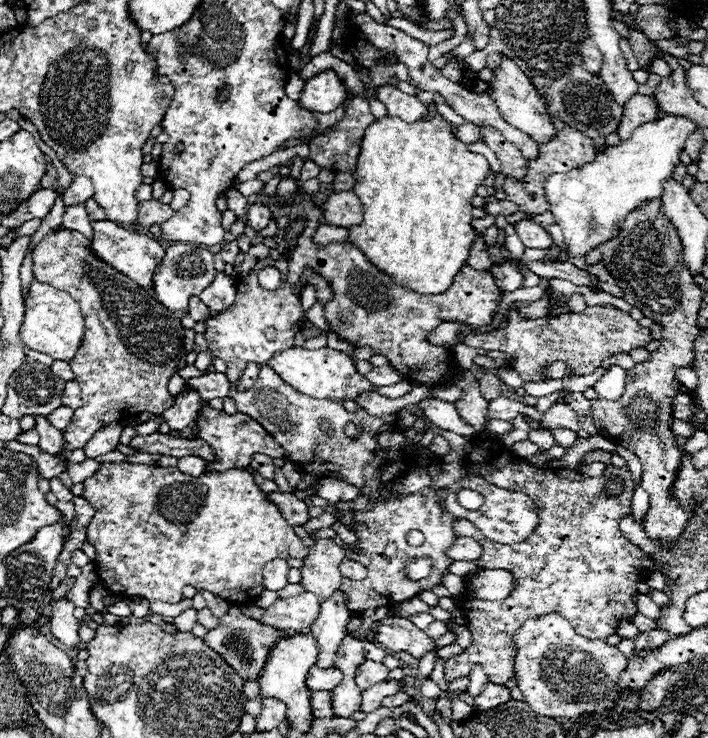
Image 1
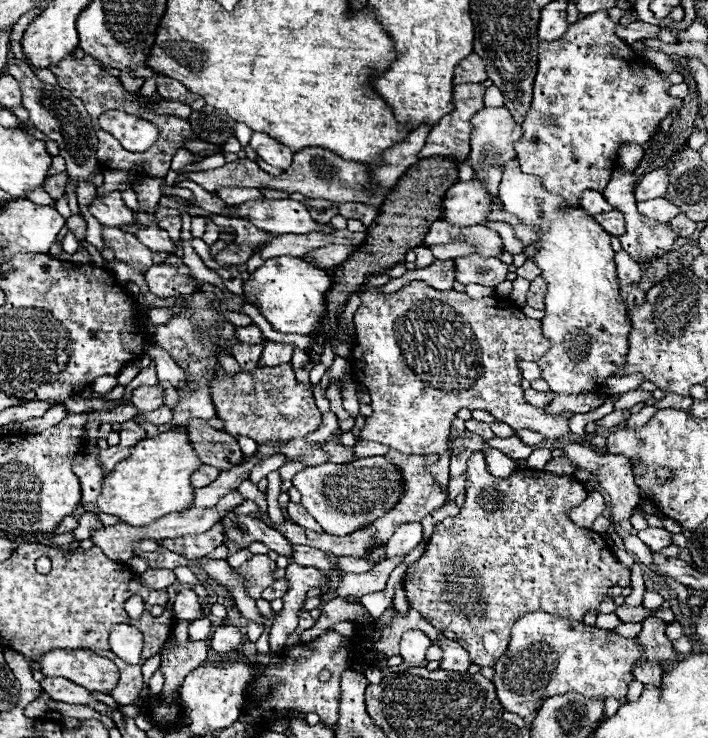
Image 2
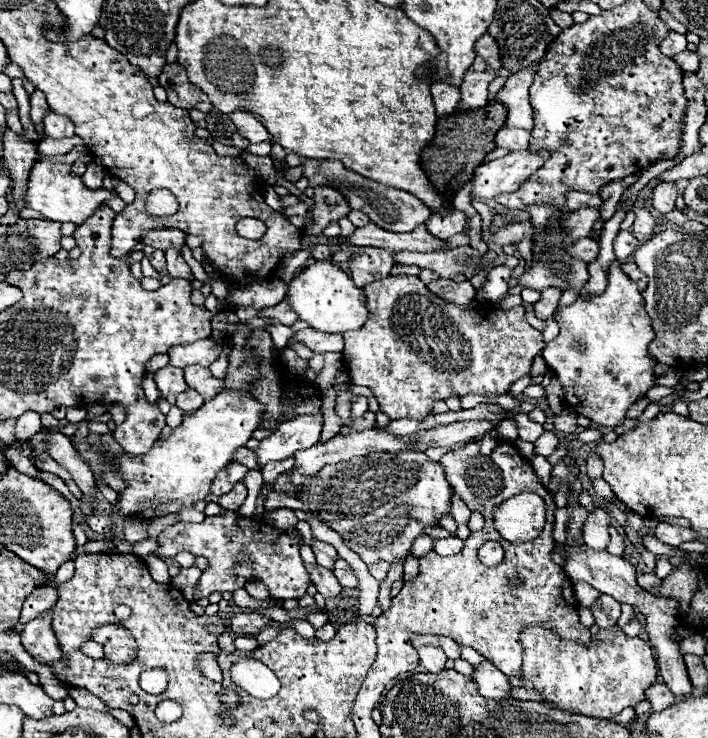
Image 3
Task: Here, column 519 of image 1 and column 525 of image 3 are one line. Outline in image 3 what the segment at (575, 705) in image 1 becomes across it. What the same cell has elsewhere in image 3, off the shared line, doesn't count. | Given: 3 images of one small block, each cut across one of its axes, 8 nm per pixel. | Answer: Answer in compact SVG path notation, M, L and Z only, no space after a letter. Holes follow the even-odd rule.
M540 624L522 630L524 688L536 688L544 700L556 702L558 708L592 718L612 718L620 710L642 702L646 688L652 686L658 676L652 648L640 638L626 636L618 626L614 626L614 630L600 630L598 638L600 640L592 638L590 646L582 646L558 638Z

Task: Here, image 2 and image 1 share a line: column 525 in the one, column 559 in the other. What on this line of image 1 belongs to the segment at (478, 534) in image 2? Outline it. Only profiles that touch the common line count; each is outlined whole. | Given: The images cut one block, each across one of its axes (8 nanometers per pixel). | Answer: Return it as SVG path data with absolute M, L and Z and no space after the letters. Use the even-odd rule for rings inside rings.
M474 440L468 456L466 470L470 474L480 474L490 484L496 484L506 490L528 494L540 514L540 528L534 530L524 542L506 546L486 540L472 522L460 518L454 522L454 536L468 536L482 544L484 556L478 560L480 568L504 568L516 574L516 588L504 600L480 600L472 592L470 580L478 574L468 574L464 578L466 596L460 602L460 610L472 632L472 646L466 648L460 656L446 660L444 678L452 682L470 672L474 664L482 664L490 682L504 684L514 678L514 634L518 628L536 616L542 614L562 614L574 626L578 634L590 640L604 640L610 634L616 634L622 620L632 620L638 614L634 594L638 584L644 582L656 564L650 556L642 552L640 546L634 546L618 530L618 522L632 512L632 494L634 482L628 470L606 466L600 478L588 478L576 470L562 468L536 468L526 460L512 456L508 450L500 448L496 440ZM612 476L624 480L624 492L608 498L606 484Z

